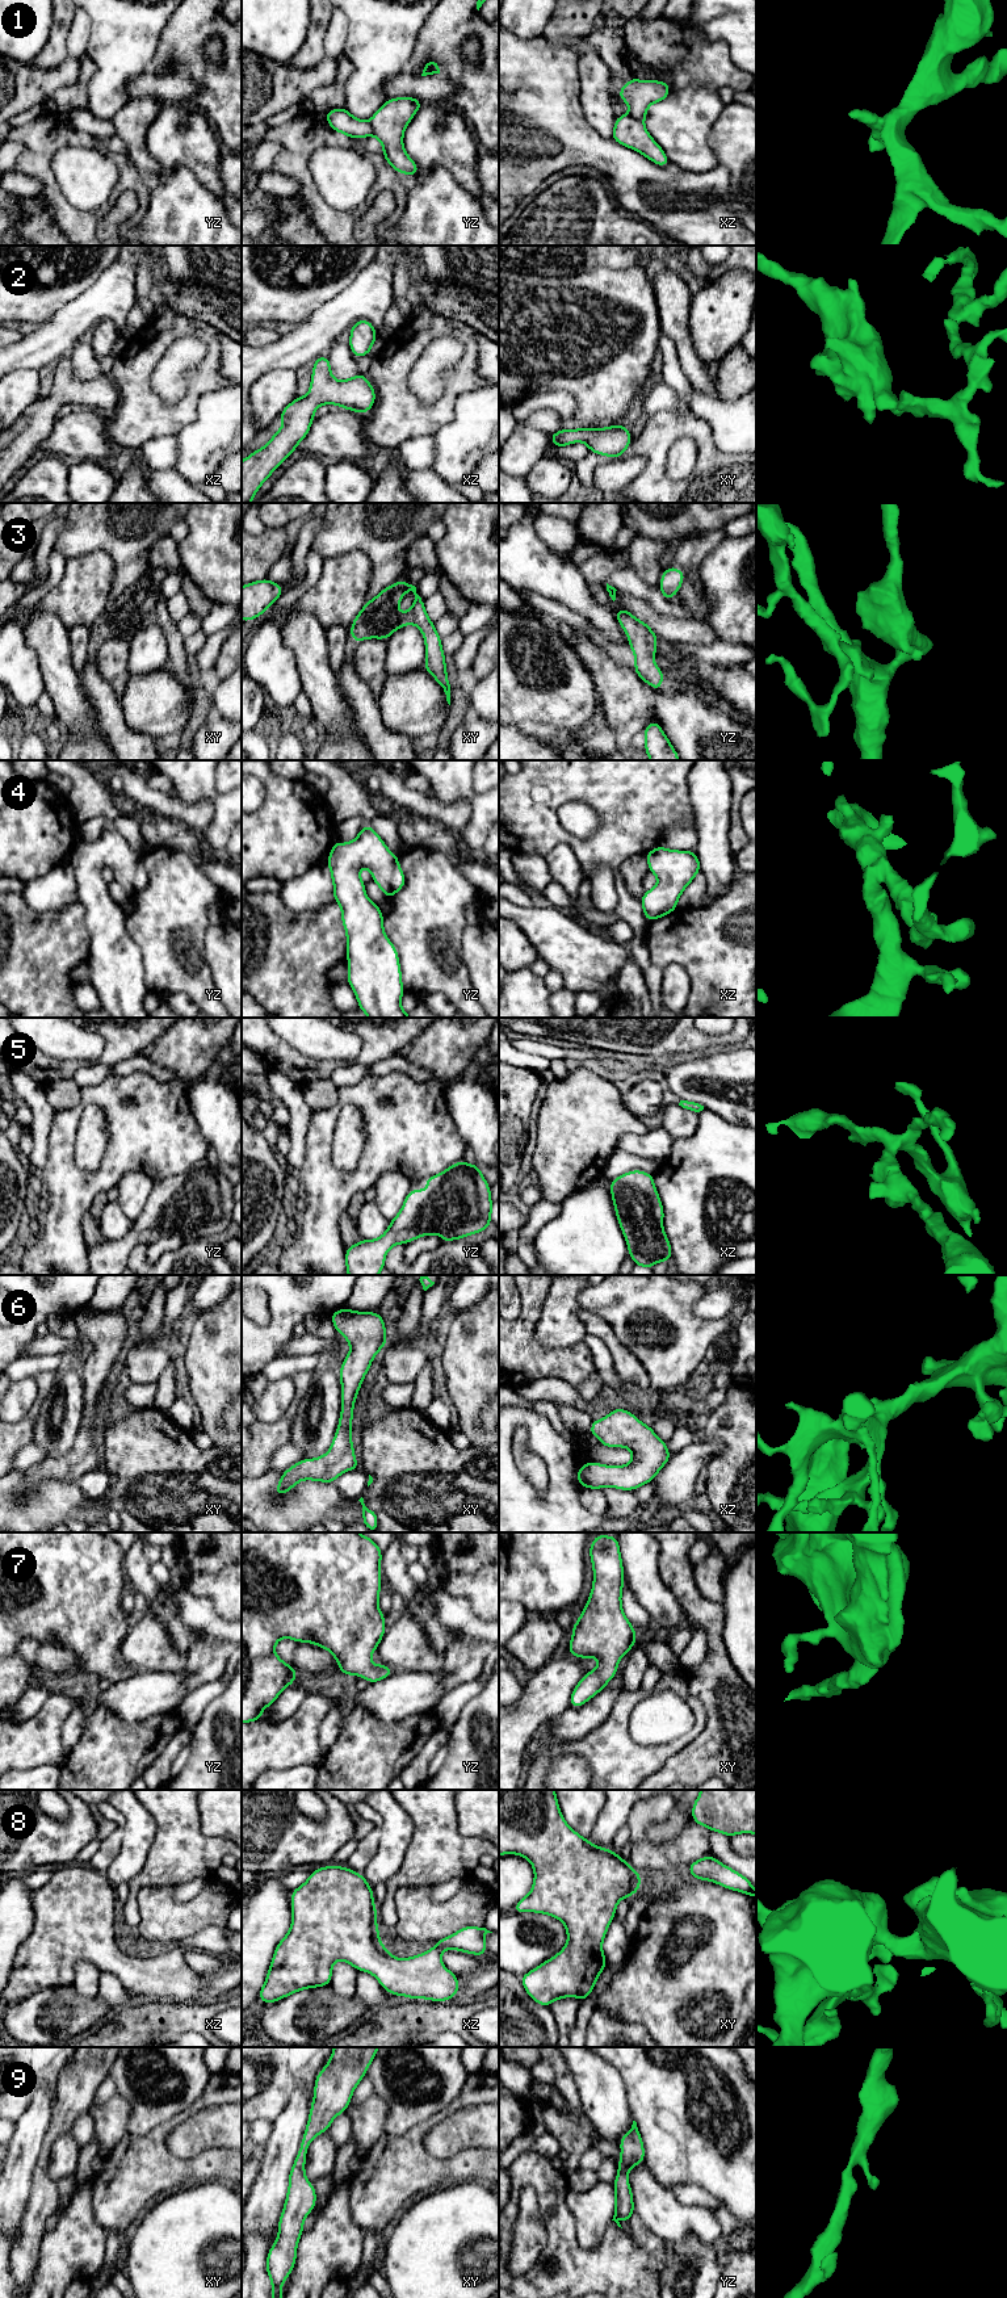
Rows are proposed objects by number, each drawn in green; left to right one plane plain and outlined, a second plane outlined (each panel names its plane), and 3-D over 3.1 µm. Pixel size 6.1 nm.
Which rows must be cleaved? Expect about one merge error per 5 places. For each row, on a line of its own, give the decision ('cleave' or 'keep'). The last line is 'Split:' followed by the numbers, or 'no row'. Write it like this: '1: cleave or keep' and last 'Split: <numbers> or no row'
1: cleave
2: keep
3: keep
4: keep
5: keep
6: keep
7: keep
8: keep
9: keep
Split: 1

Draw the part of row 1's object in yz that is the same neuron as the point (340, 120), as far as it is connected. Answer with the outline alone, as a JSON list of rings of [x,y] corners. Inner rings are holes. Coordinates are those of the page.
[[[345,108],[331,109],[324,116],[332,130],[352,139],[373,135],[369,122],[356,118]]]

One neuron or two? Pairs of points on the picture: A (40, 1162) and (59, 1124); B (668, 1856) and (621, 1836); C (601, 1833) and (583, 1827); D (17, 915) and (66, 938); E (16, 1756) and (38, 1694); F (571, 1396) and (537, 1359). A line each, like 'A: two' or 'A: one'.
A: two
B: two
C: two
D: one
E: two
F: two

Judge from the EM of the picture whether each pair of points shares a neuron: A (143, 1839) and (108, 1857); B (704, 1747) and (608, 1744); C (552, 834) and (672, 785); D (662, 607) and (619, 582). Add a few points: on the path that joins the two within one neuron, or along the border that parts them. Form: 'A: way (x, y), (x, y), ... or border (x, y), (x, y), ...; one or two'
A: border (126, 1820), (121, 1849), (104, 1873); two
B: border (707, 1724), (662, 1766); two
C: way (582, 845), (611, 845), (642, 813); one
D: way (651, 596), (629, 582); one

